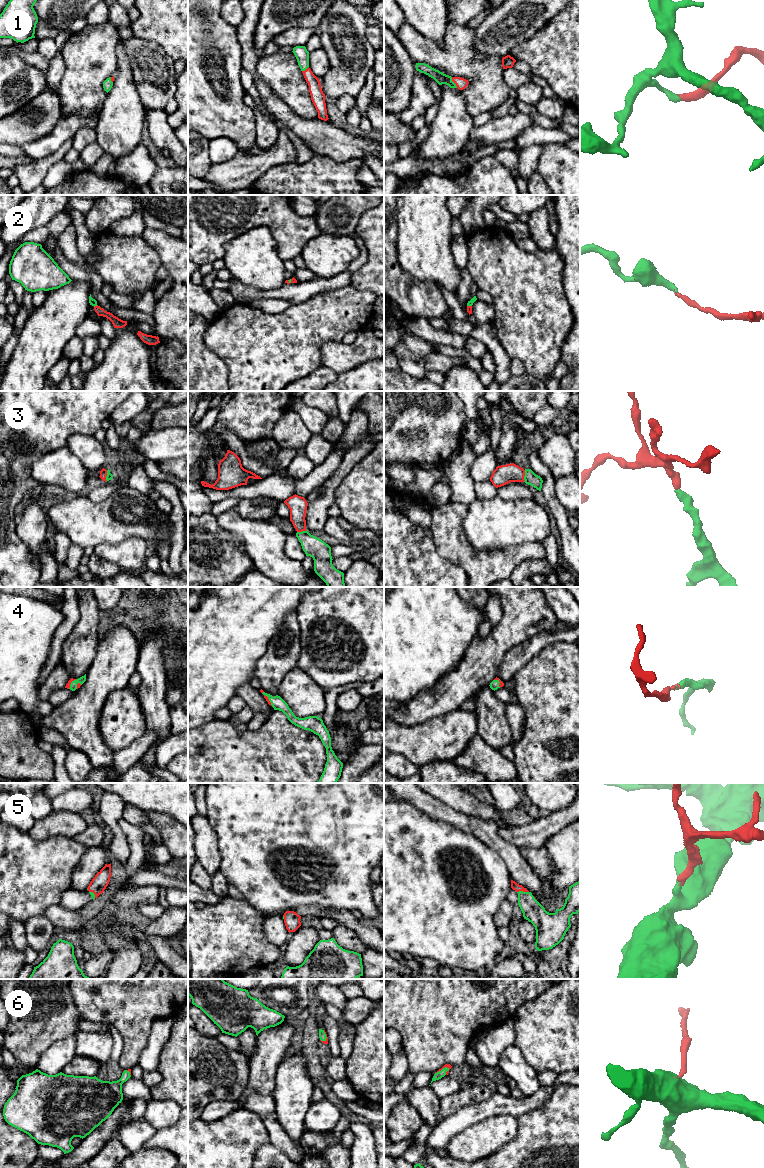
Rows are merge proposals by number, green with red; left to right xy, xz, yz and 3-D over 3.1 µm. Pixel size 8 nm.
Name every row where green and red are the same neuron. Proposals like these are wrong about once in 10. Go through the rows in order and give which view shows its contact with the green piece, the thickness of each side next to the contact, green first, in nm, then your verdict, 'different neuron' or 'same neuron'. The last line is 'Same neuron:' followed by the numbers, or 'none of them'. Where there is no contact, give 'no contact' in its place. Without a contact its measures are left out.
1: yz | 90/90 nm | same neuron
2: xy | 60/80 nm | same neuron
3: yz | 100/160 nm | same neuron
4: xz | 100/20 nm | same neuron
5: yz | 170/60 nm | same neuron
6: yz | 60/40 nm | same neuron
Same neuron: 1, 2, 3, 4, 5, 6

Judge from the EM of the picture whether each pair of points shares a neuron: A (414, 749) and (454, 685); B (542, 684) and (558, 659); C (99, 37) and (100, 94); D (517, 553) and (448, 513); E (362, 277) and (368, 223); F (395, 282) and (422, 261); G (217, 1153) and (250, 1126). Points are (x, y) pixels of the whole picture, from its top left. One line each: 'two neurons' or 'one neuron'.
A: two neurons
B: one neuron
C: one neuron
D: one neuron
E: one neuron
F: two neurons
G: one neuron

